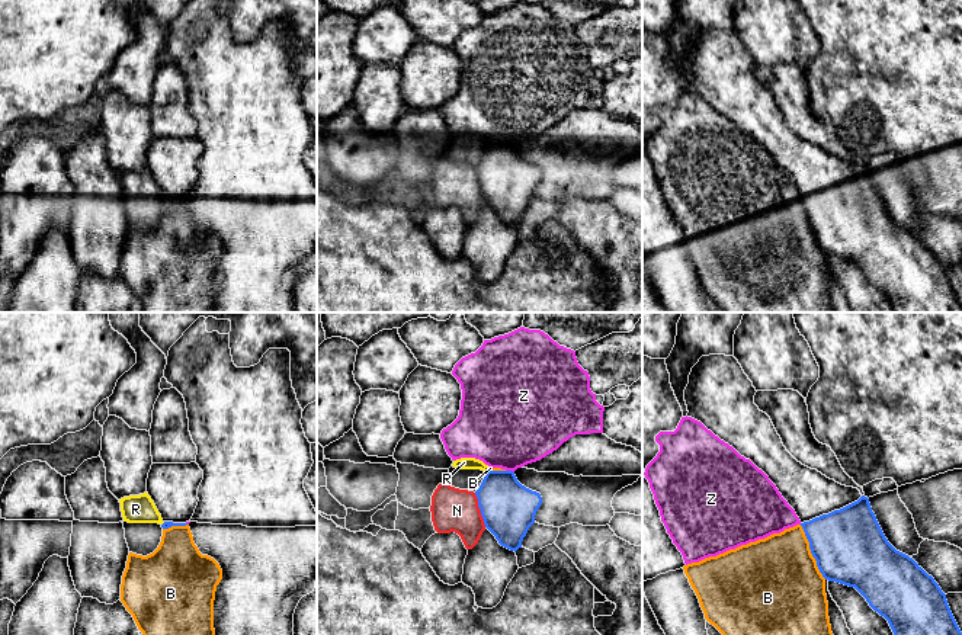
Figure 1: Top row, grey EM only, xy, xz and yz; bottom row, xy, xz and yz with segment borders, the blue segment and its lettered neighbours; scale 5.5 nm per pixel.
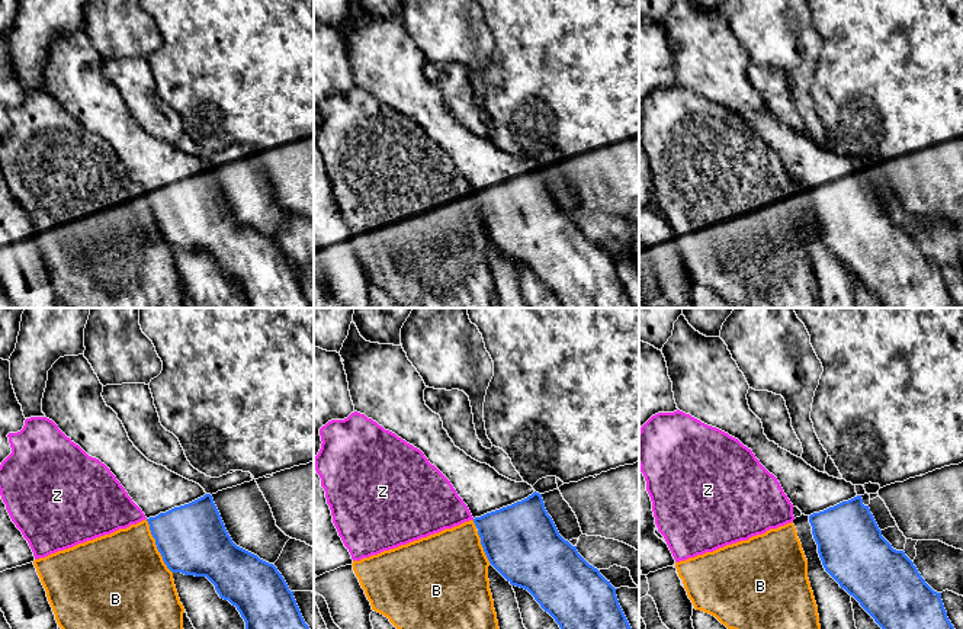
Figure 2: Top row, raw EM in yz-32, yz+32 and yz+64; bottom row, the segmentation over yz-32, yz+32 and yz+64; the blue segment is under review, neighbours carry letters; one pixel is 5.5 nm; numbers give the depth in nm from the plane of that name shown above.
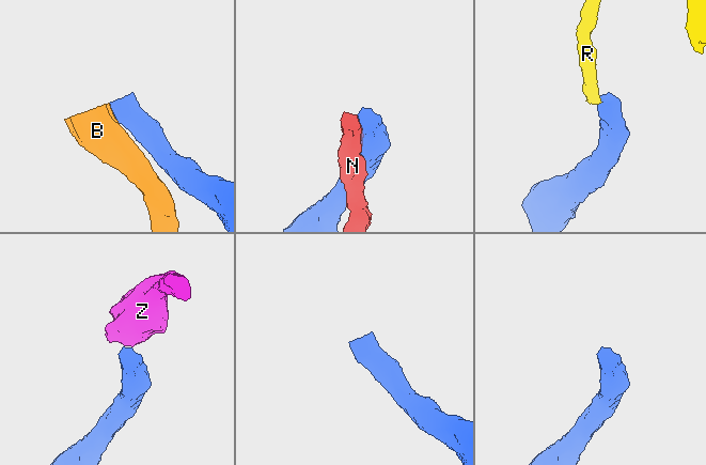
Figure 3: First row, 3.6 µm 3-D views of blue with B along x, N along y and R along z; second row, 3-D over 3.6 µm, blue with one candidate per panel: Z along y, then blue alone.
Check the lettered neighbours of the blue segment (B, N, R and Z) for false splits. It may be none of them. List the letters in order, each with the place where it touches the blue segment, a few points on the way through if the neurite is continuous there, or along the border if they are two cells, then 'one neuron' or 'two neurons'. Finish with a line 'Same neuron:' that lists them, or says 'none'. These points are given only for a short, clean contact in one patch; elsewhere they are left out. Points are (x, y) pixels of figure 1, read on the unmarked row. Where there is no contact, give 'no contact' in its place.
B: meets blue in yz at (811, 227); two neurons
N: meets blue in xz at (480, 183); two neurons
R: meets blue in xz at (488, 146); border along xz (490, 144), (487, 147); two neurons
Z: meets blue in xz at (510, 146); border along xz (506, 144), (513, 147); two neurons
Same neuron: none

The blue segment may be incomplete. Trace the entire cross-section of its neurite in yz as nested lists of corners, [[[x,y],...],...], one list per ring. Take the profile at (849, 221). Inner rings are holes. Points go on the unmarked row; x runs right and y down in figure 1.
[[[702,31],[692,42],[689,58],[684,64],[687,92],[700,96],[708,105],[732,121],[741,131],[750,134],[769,151],[799,192],[811,228],[822,251],[828,256],[854,262],[869,280],[888,295],[895,312],[962,312],[946,269],[934,253],[913,232],[897,225],[888,217],[872,186],[869,173],[862,170],[857,163],[841,160],[817,144],[798,137],[783,121],[770,92],[754,78],[756,67],[753,57],[734,31]]]

